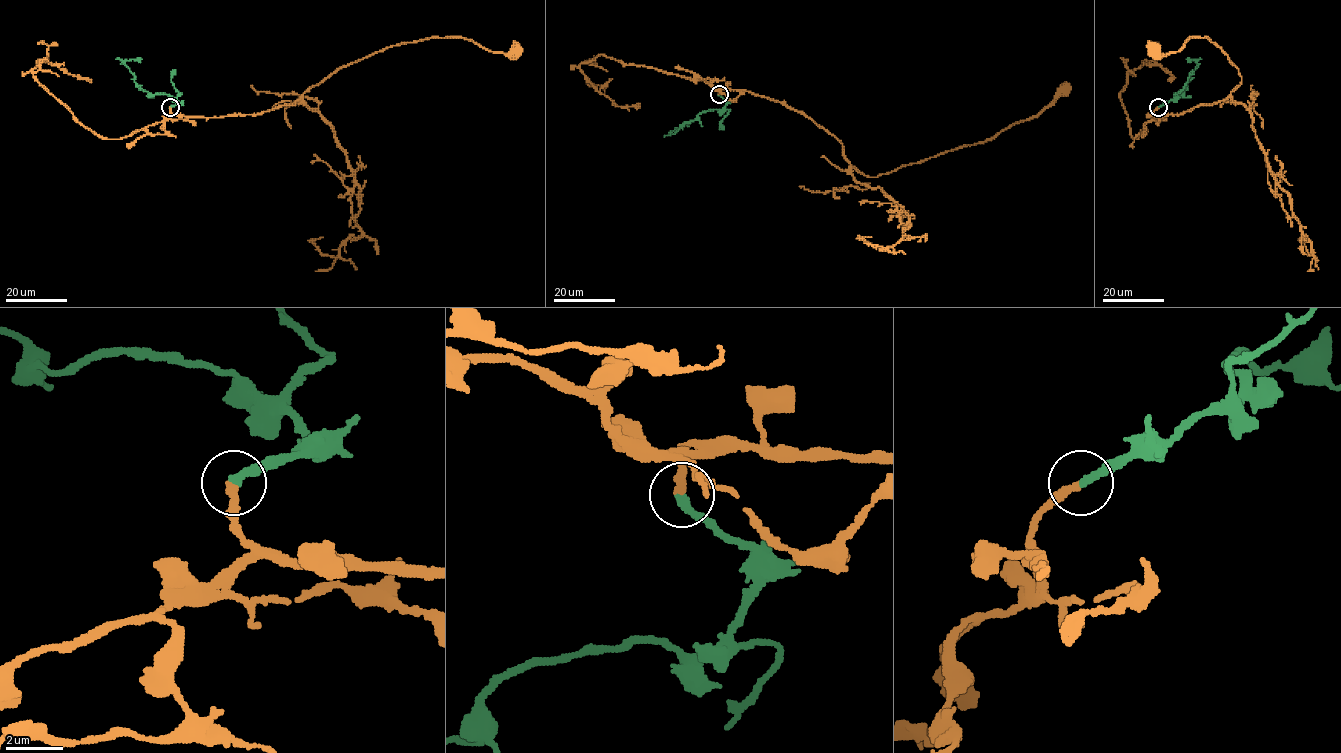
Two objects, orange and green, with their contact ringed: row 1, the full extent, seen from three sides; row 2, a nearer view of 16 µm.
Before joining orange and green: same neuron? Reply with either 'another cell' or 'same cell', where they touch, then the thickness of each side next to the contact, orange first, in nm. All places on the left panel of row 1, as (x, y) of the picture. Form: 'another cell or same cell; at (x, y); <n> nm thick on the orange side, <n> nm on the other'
same cell; at (170, 107); 280 nm thick on the orange side, 280 nm on the other

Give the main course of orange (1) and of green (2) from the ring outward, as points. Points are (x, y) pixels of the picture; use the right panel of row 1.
1: (1158, 107), (1154, 116), (1163, 117), (1224, 100), (1242, 78), (1206, 37), (1190, 37), (1179, 51), (1155, 51)
2: (1158, 107), (1185, 90), (1198, 64), (1191, 59), (1188, 62)

